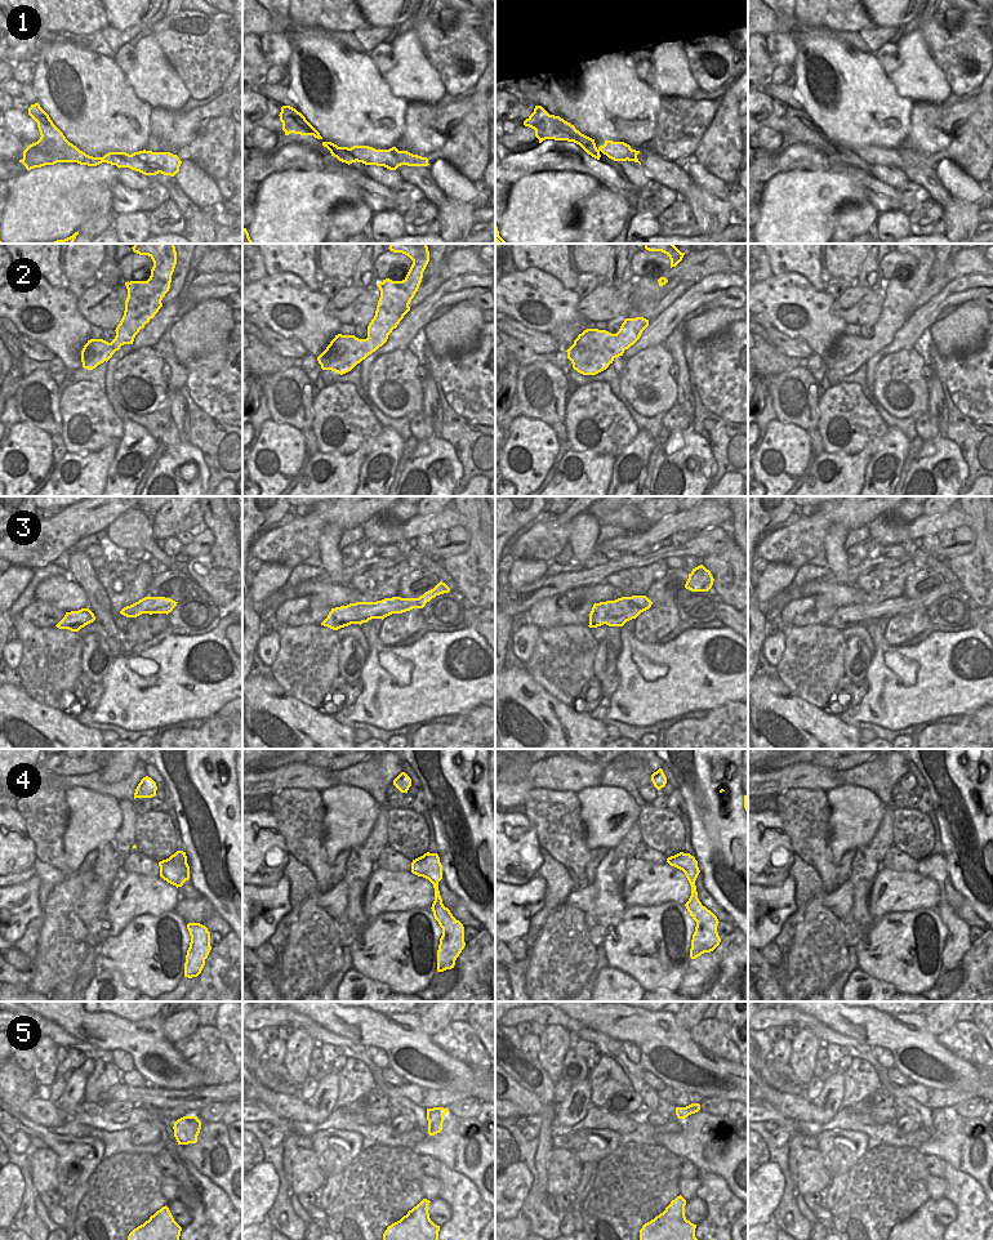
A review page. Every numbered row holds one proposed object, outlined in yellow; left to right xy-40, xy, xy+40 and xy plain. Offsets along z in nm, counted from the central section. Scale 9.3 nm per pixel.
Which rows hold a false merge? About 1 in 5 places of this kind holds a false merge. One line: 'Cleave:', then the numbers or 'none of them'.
Cleave: 1

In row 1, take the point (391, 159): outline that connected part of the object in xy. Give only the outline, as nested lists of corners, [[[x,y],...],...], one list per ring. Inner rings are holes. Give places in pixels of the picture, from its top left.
[[[353,146],[348,152],[357,162],[365,165],[384,166],[389,170],[396,170],[401,165],[408,166],[428,166],[428,159],[413,155],[408,151],[398,151],[396,147],[389,150],[375,150],[369,146]]]

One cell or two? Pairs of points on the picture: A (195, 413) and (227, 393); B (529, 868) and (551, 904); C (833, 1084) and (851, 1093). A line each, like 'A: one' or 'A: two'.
A: two
B: two
C: two

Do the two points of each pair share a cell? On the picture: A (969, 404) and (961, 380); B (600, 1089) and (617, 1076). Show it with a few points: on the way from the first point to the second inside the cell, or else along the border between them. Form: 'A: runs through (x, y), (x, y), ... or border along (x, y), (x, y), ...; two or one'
A: runs through (969, 398), (969, 388), (966, 386); one
B: runs through (604, 1085), (613, 1079); one

